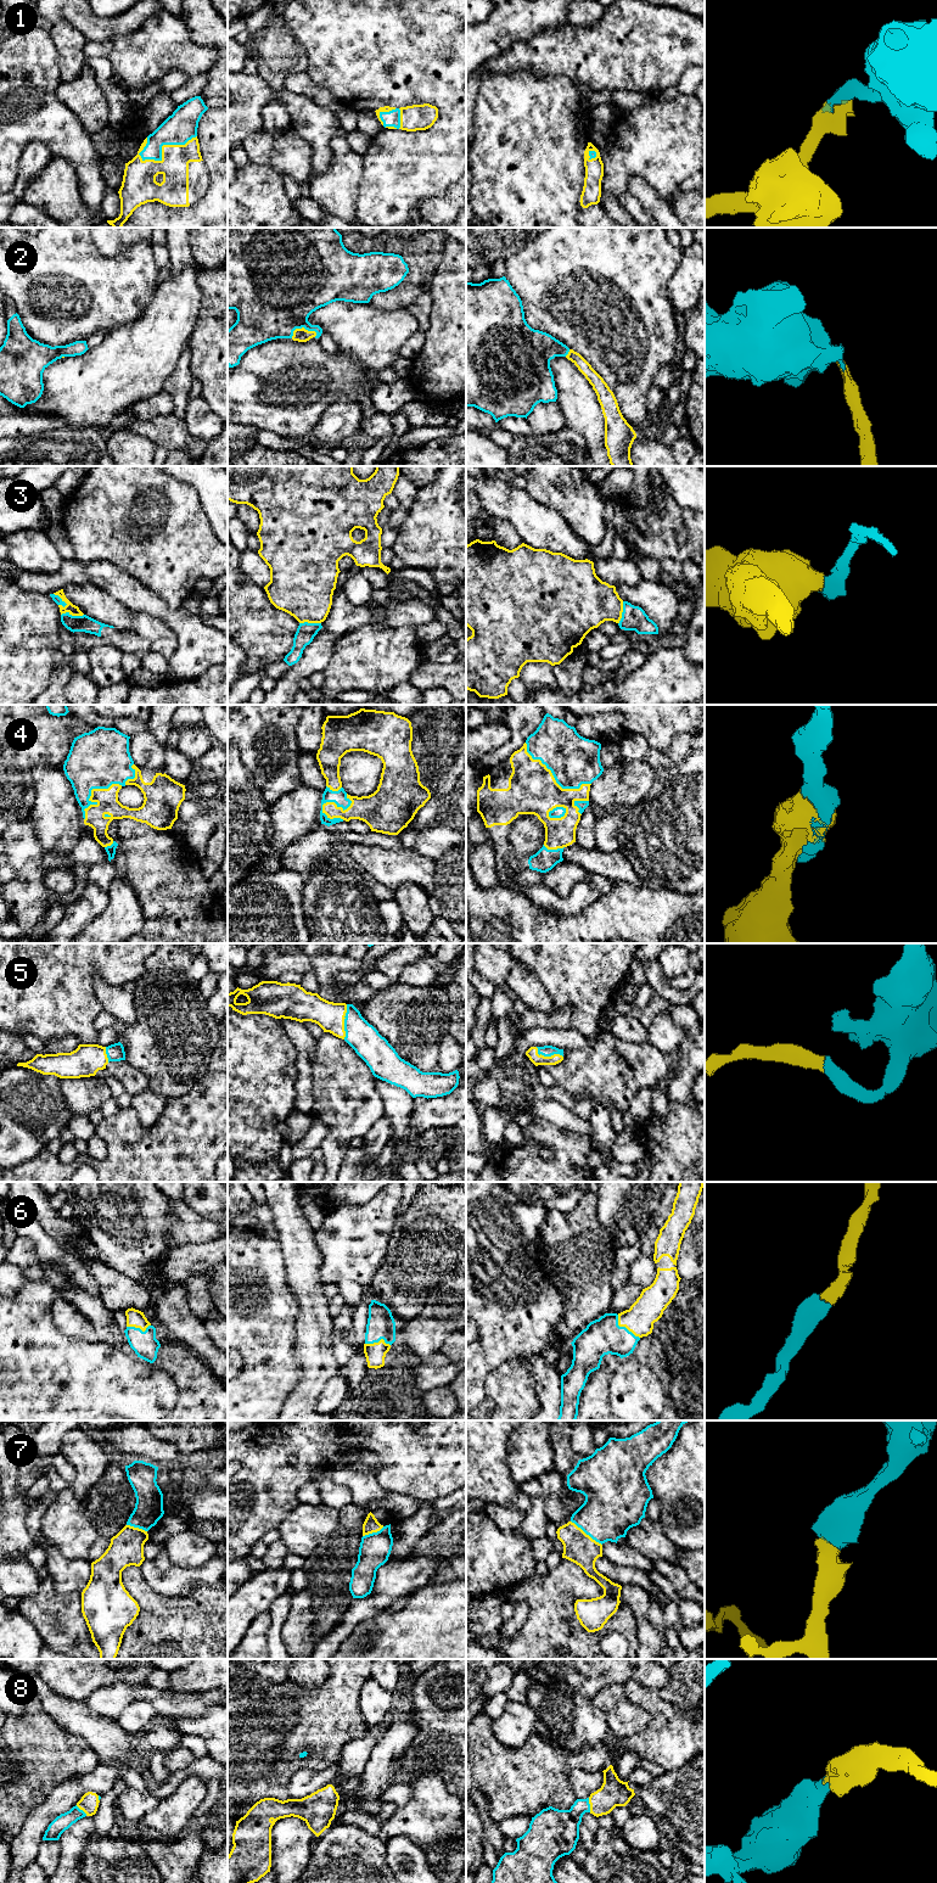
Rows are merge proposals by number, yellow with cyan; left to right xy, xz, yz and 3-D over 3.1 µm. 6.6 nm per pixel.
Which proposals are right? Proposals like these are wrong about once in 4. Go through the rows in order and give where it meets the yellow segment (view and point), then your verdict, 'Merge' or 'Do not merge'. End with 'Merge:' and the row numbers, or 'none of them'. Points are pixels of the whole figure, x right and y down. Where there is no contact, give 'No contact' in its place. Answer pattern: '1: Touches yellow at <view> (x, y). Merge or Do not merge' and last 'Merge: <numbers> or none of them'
1: Touches yellow at xy (162, 147). Merge
2: Touches yellow at xz (302, 328). Merge
3: Touches yellow at xy (72, 615). Do not merge
4: Touches yellow at yz (553, 777). Merge
5: Touches yellow at xz (343, 1021). Merge
6: Touches yellow at yz (624, 1326). Merge
7: Touches yellow at yz (585, 1534). Merge
8: Touches yellow at yz (590, 1805). Merge
Merge: 1, 2, 4, 5, 6, 7, 8

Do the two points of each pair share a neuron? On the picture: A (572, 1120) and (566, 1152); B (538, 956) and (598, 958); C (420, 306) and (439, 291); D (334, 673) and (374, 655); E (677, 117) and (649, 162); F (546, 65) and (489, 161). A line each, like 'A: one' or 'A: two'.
A: two
B: one
C: two
D: one
E: one
F: two

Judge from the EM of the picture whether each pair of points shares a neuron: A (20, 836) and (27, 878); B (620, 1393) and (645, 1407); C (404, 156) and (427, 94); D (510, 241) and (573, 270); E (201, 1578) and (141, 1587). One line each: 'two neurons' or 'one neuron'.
A: one neuron
B: one neuron
C: one neuron
D: two neurons
E: two neurons

